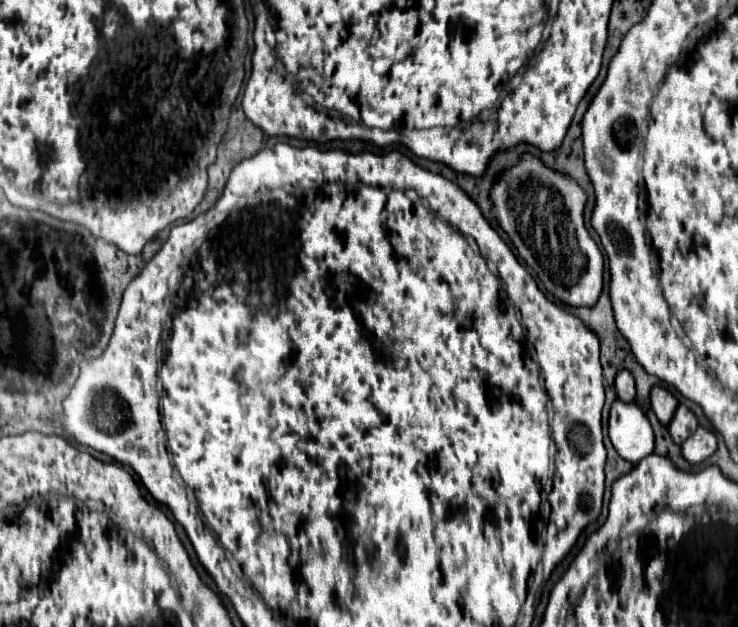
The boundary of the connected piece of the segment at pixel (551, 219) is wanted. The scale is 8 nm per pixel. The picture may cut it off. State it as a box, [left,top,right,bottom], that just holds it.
[490,153,604,307]

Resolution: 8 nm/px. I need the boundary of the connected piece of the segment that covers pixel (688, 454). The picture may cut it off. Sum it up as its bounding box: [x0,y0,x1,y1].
[682,427,718,463]

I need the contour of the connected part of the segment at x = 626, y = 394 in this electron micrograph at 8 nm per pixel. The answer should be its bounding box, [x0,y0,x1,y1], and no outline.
[616,369,636,403]

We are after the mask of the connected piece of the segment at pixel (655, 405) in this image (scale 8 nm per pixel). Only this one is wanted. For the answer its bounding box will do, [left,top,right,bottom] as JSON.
[650,387,678,425]

